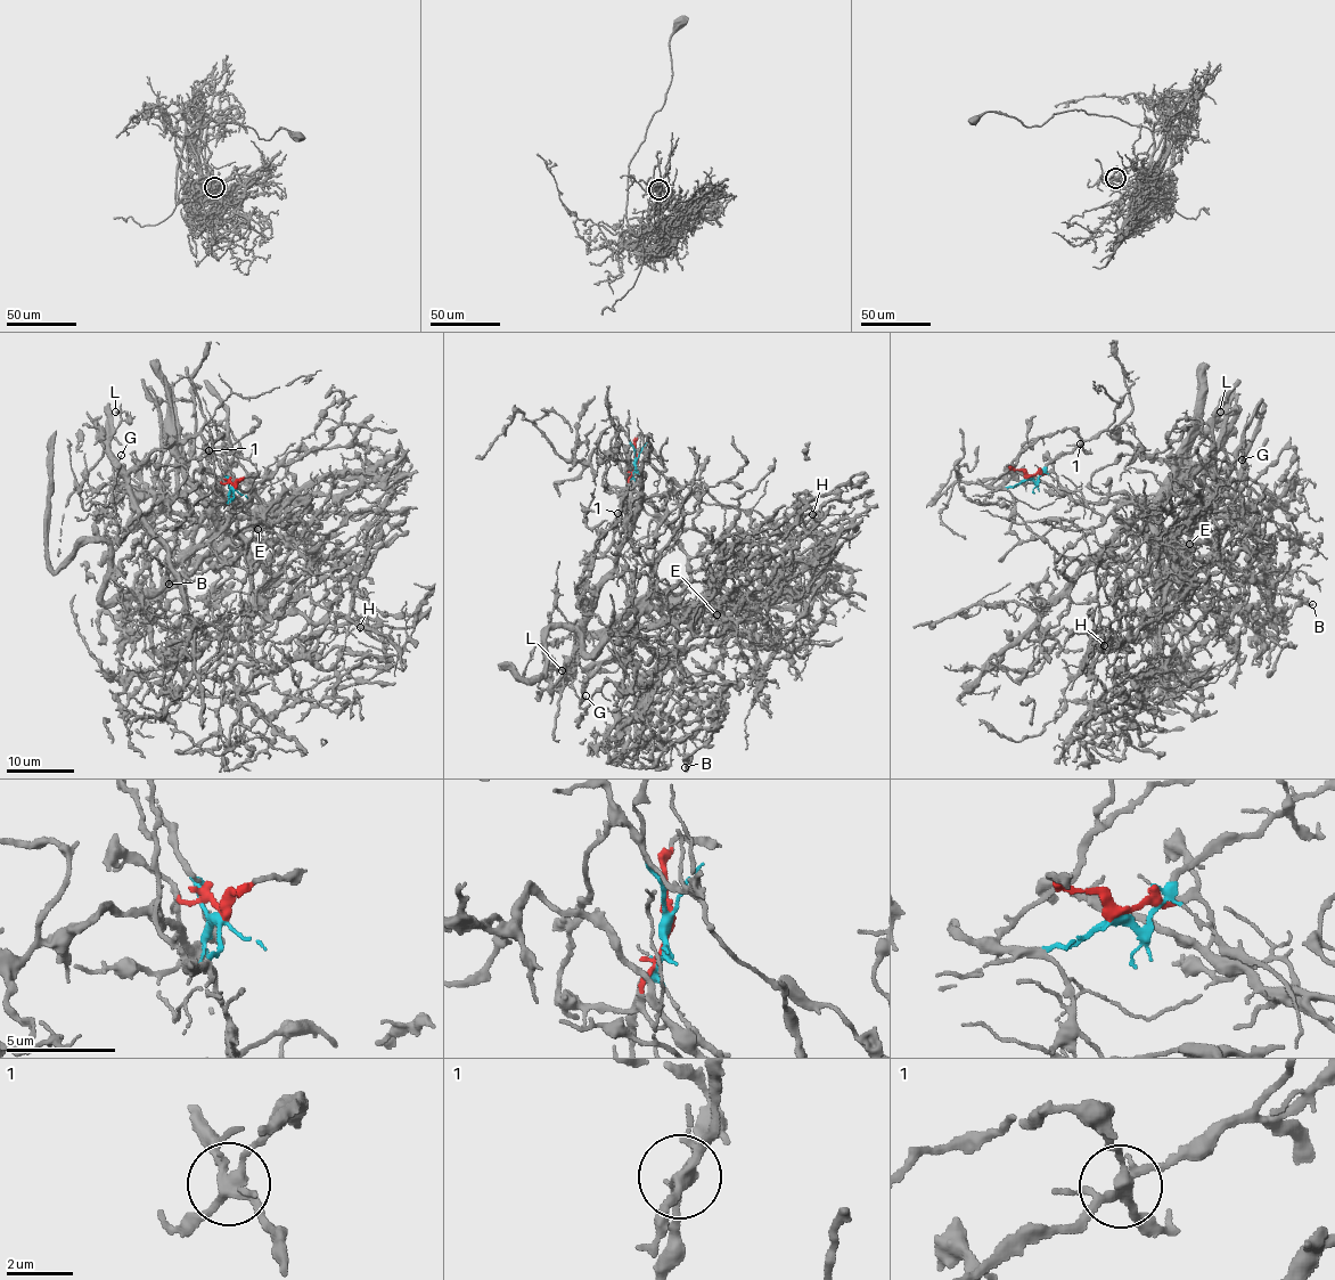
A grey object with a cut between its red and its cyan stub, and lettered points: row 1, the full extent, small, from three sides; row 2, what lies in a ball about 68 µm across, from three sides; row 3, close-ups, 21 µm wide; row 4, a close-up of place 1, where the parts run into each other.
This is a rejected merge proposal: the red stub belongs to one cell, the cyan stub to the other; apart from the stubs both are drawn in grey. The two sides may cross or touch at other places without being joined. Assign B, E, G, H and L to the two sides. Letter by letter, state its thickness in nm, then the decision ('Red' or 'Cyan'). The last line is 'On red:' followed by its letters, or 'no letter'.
B: Thickness 340 nm. Red
E: Thickness 320 nm. Red
G: Thickness 110 nm. Cyan
H: Thickness 50 nm. Red
L: Thickness 160 nm. Cyan
On red: B, E, H

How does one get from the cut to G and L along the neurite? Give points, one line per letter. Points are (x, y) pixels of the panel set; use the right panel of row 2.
G: (1028, 479), (1035, 480), (1062, 455), (1108, 430), (1176, 467), (1200, 469), (1223, 486), (1243, 470), (1242, 459)
L: (1028, 479), (1035, 480), (1062, 455), (1108, 430), (1179, 469), (1198, 469), (1221, 438), (1227, 416), (1219, 412)

